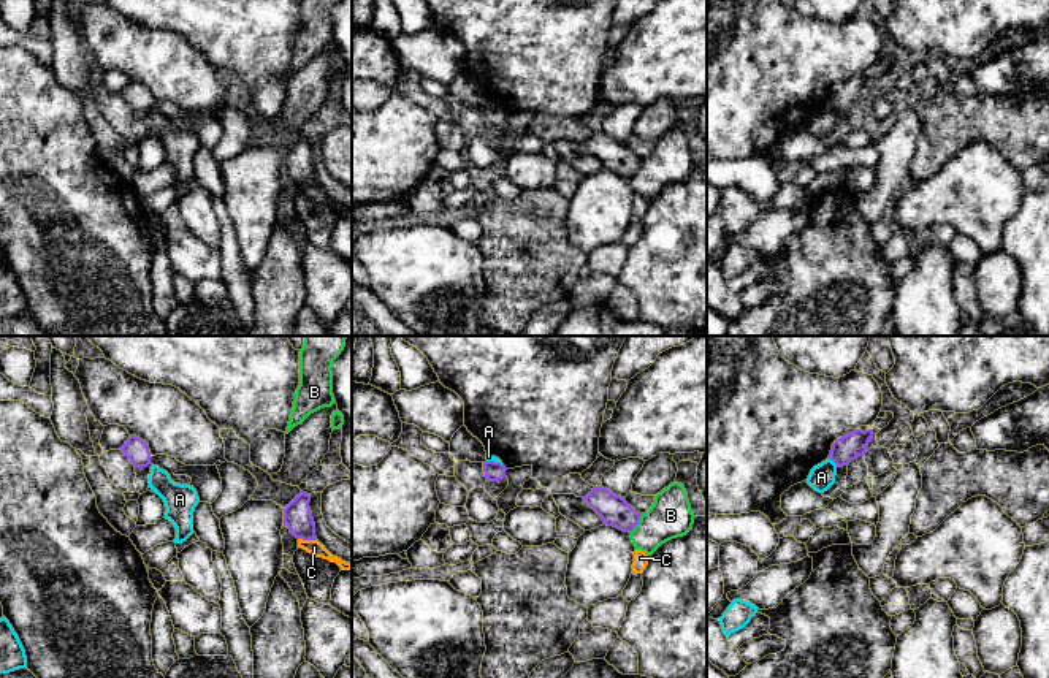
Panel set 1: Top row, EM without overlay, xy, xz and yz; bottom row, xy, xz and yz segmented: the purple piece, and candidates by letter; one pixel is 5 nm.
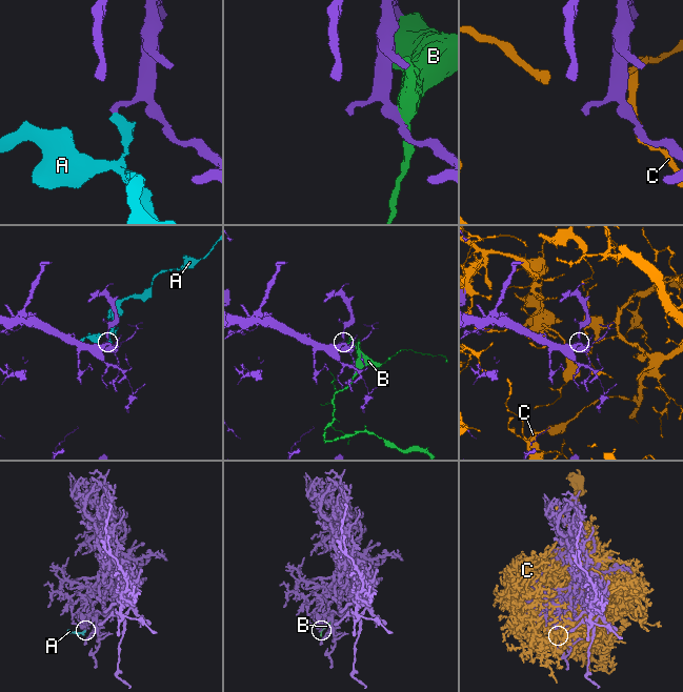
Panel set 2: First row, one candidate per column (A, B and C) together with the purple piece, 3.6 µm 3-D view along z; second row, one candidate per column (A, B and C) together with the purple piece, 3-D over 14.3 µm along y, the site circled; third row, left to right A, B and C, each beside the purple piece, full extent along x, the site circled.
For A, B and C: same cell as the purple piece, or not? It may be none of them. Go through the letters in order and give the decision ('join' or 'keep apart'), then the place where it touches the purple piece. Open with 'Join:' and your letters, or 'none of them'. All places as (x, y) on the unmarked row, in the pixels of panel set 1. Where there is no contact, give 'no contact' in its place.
Join: none of them
A: keep apart; contact yz (834, 106)
B: keep apart; contact xz (637, 168)
C: keep apart; contact xy (308, 184)

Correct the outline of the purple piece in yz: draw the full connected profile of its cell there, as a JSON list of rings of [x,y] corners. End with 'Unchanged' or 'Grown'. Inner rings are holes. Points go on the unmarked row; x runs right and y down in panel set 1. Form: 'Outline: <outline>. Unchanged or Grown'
Outline: [[[854,74],[853,78],[837,84],[832,89],[829,105],[832,105],[837,112],[848,111],[857,101],[864,101],[868,89],[873,84],[873,74]]]. Unchanged

